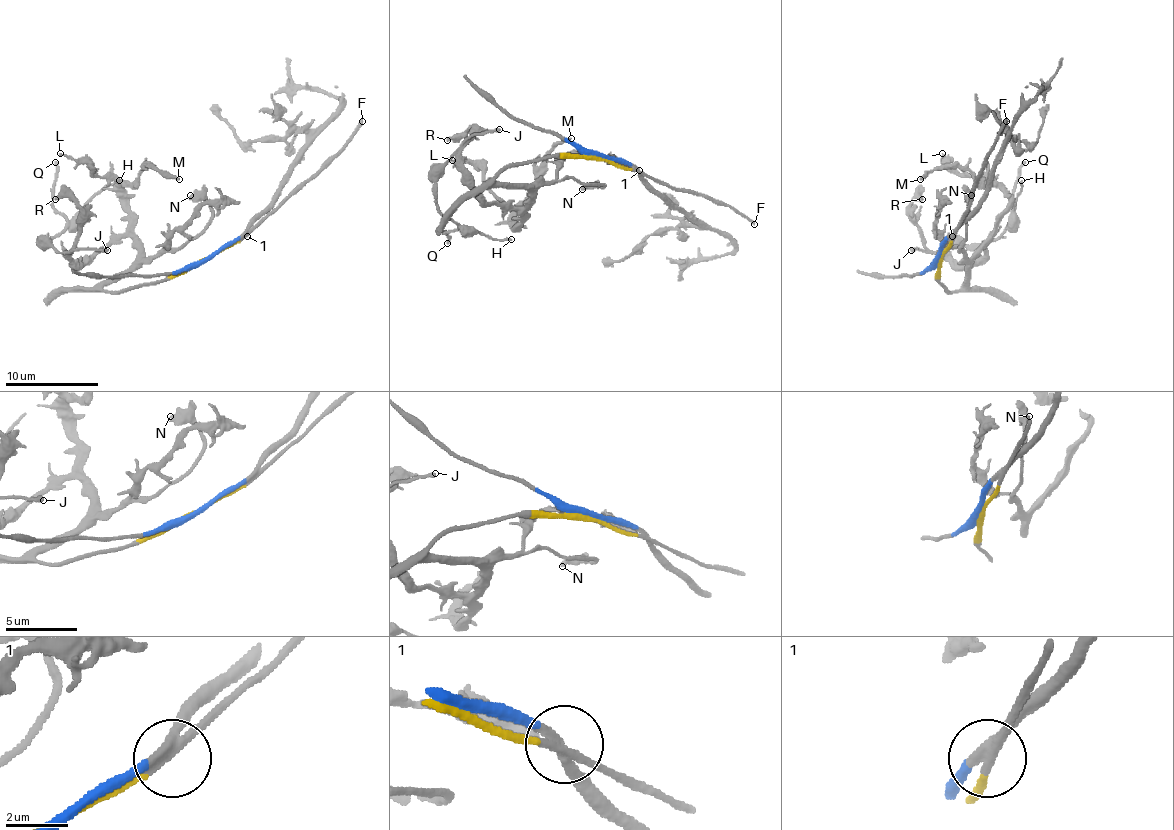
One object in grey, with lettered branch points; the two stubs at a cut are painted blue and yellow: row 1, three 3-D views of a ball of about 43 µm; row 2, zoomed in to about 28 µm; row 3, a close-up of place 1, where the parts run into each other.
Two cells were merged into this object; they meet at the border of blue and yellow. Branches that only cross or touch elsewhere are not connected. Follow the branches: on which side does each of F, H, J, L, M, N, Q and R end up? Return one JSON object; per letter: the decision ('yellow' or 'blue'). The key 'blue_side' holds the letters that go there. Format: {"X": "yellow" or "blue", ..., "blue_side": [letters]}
{"F": "yellow", "H": "yellow", "J": "yellow", "L": "yellow", "M": "yellow", "N": "yellow", "Q": "yellow", "R": "yellow", "blue_side": []}

